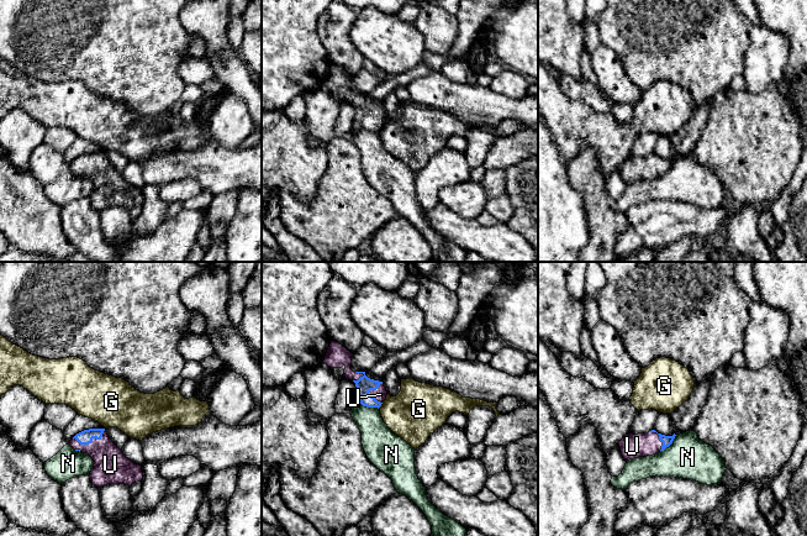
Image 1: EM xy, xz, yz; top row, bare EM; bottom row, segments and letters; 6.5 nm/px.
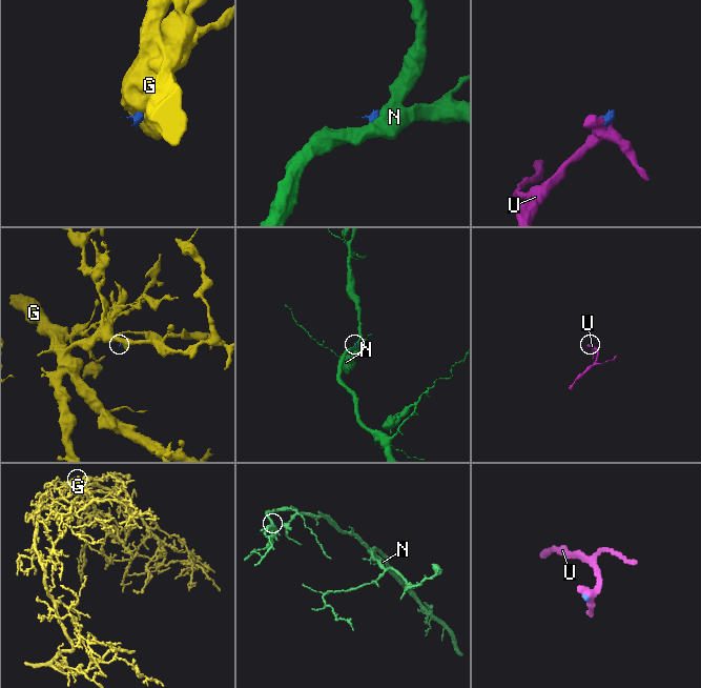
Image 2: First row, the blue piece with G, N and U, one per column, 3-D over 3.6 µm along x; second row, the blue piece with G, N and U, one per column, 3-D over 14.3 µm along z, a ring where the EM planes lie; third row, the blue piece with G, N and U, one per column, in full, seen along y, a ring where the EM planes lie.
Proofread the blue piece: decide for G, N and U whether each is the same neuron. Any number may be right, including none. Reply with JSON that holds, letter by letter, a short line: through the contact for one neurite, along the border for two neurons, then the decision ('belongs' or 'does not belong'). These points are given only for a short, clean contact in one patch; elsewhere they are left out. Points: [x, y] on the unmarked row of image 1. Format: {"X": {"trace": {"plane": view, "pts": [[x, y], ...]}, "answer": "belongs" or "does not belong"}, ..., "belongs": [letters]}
{"G": {"trace": {"plane": "xz", "pts": [[383, 126], [378, 131]]}, "answer": "does not belong"}, "N": {"trace": {"plane": "yz", "pts": [[676, 158], [660, 174]]}, "answer": "does not belong"}, "U": {"trace": {"plane": "xy", "pts": [[84, 161], [90, 166], [110, 188]]}, "answer": "belongs"}, "belongs": ["U"]}

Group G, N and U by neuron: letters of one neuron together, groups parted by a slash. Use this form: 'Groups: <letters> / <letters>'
Groups: G / N / U

